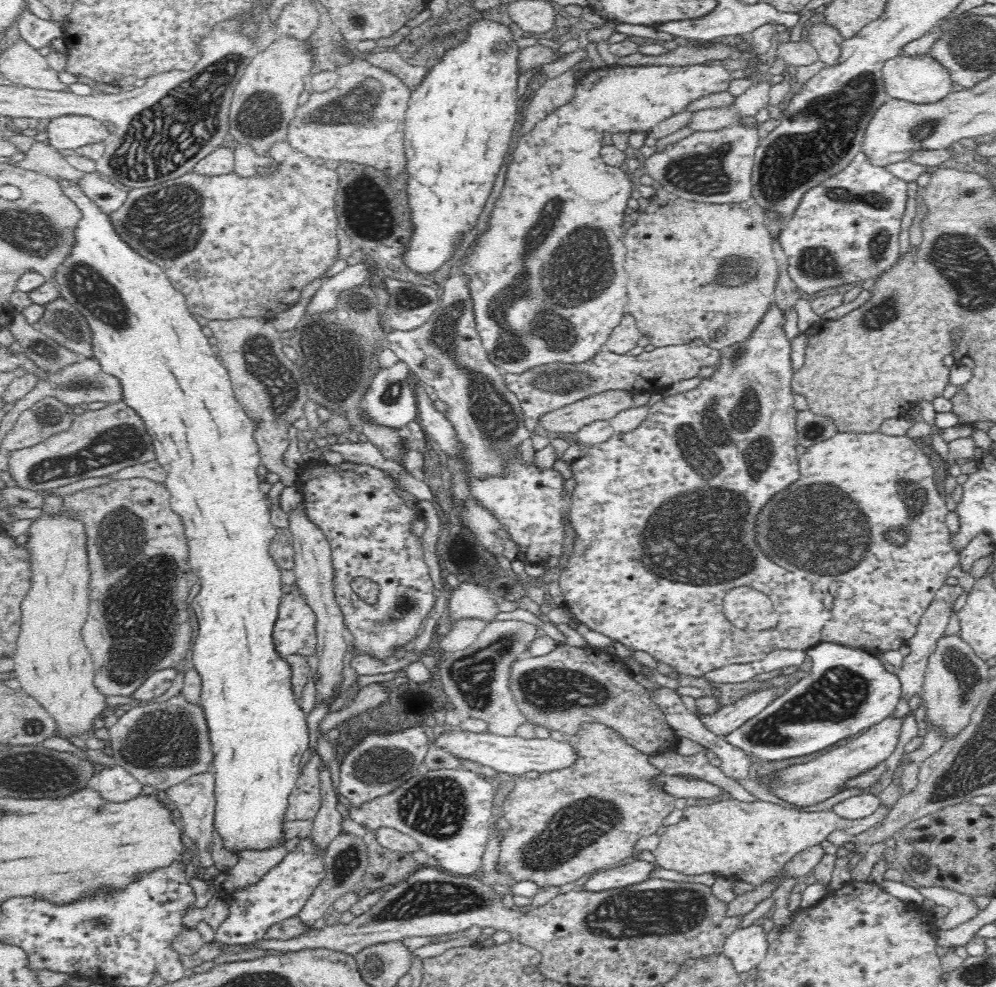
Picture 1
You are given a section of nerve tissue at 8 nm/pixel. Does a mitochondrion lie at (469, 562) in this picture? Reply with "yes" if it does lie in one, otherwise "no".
yes

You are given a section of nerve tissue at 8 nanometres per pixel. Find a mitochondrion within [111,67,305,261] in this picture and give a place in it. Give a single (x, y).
(258, 121)

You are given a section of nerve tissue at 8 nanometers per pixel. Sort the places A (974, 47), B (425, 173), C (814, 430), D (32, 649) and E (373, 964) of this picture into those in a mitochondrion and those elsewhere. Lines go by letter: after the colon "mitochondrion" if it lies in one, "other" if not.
A: mitochondrion
B: other
C: mitochondrion
D: other
E: mitochondrion

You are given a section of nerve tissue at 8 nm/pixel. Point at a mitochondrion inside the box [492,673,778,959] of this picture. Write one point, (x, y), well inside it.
(648, 912)

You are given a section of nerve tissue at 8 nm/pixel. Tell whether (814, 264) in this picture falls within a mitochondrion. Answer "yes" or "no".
yes

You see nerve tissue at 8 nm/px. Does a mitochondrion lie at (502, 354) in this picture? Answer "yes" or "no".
yes

